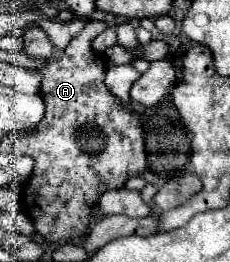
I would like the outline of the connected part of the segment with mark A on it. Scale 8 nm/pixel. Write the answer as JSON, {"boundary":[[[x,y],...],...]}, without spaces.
{"boundary":[[[90,20],[90,22],[86,24],[86,28],[82,30],[82,34],[78,34],[76,38],[73,38],[64,50],[56,48],[45,32],[38,26],[32,26],[32,28],[28,28],[28,30],[24,32],[24,52],[32,58],[42,57],[46,58],[48,61],[48,66],[44,66],[44,68],[38,68],[38,70],[36,70],[36,72],[40,72],[40,74],[42,74],[42,82],[44,82],[44,84],[42,84],[42,98],[44,98],[44,104],[46,104],[46,118],[38,124],[38,132],[36,132],[36,134],[26,136],[26,140],[24,140],[24,142],[26,142],[26,146],[28,146],[28,156],[34,160],[34,170],[32,170],[32,176],[30,176],[30,180],[28,180],[28,184],[30,184],[32,192],[34,192],[34,198],[32,198],[32,210],[28,210],[28,216],[32,218],[32,222],[34,222],[34,226],[36,226],[36,232],[38,232],[38,234],[42,234],[46,242],[70,242],[70,240],[76,240],[76,238],[84,236],[84,234],[86,234],[86,230],[88,230],[88,224],[90,224],[90,214],[92,214],[92,208],[98,204],[98,198],[100,198],[106,190],[122,188],[122,186],[126,184],[126,180],[128,180],[128,178],[132,178],[132,176],[140,176],[140,172],[144,172],[144,170],[146,170],[144,132],[142,132],[140,120],[138,120],[138,116],[136,116],[134,112],[124,110],[124,108],[120,106],[118,98],[116,98],[116,96],[112,96],[112,94],[108,92],[108,88],[106,88],[106,84],[104,84],[104,72],[106,72],[106,68],[104,68],[102,60],[94,54],[92,46],[90,46],[90,44],[92,44],[92,40],[94,40],[94,38],[96,38],[96,36],[98,36],[104,28],[106,28],[106,22],[100,22],[100,20]]]}

